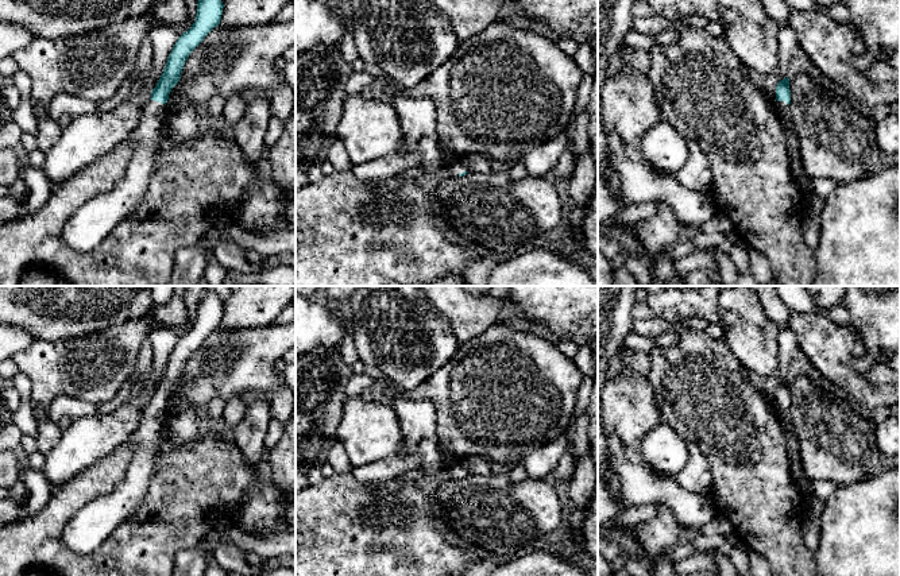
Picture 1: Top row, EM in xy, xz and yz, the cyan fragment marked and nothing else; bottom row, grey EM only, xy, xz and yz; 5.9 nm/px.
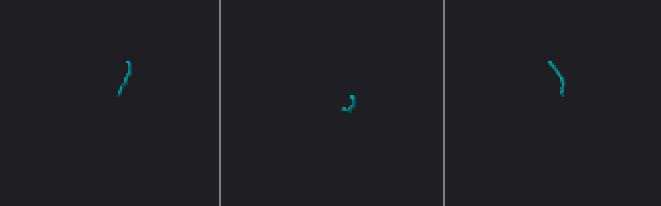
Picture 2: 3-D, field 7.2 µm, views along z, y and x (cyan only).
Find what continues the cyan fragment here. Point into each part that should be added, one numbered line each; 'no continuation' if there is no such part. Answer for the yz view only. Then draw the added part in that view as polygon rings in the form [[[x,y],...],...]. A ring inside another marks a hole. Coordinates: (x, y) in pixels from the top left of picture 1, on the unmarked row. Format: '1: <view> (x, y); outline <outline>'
1: yz (796, 470); outline [[[777,403],[777,413],[780,417],[781,429],[785,436],[791,478],[793,483],[807,496],[808,483],[806,480],[804,467],[800,460],[799,437],[789,418],[789,407],[785,403]]]

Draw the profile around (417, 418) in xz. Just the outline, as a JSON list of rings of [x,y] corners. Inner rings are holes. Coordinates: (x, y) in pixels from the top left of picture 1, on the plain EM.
[[[399,397],[391,403],[402,432],[402,449],[397,456],[420,457],[418,468],[424,476],[437,475],[443,467],[443,455],[437,448],[437,414],[429,399]]]

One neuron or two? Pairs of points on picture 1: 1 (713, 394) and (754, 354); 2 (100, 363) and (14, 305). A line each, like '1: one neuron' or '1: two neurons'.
1: two neurons
2: two neurons

